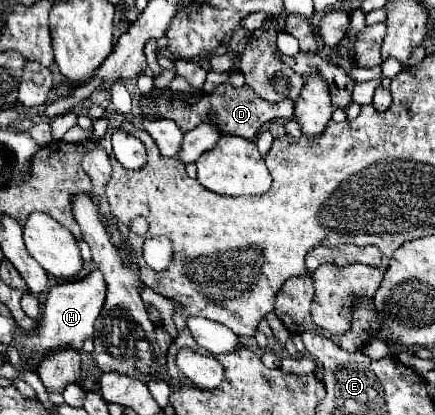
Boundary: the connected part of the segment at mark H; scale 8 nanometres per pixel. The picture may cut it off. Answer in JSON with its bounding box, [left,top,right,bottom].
[22,271,106,367]

